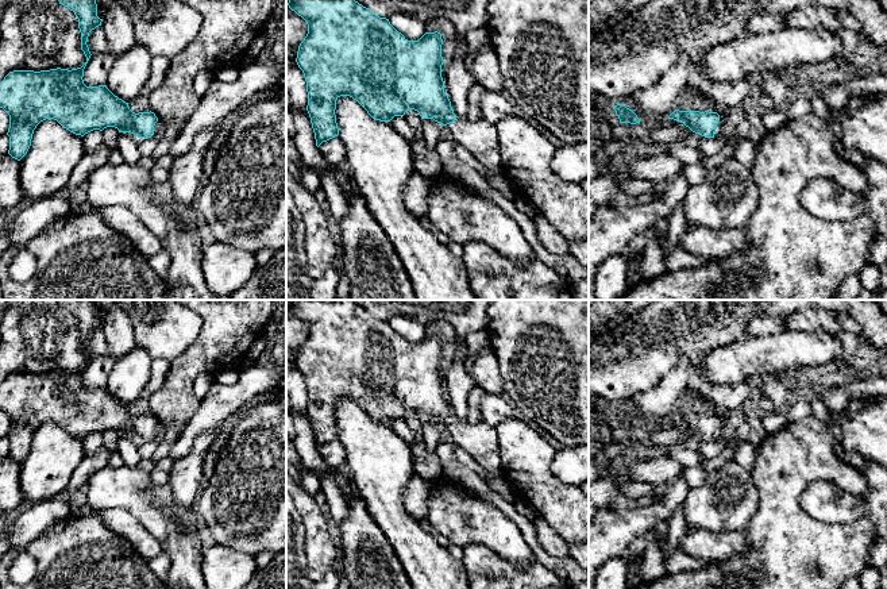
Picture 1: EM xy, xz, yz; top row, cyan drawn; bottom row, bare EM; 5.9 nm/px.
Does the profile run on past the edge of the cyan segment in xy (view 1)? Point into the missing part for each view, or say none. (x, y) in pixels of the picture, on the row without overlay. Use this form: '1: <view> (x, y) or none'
1: xy (159, 428)

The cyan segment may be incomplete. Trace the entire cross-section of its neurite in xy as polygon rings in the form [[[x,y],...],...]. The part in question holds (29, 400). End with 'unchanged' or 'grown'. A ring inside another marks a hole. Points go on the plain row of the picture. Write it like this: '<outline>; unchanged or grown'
[[[57,300],[78,322],[81,353],[86,365],[77,372],[14,373],[0,385],[0,411],[9,417],[8,457],[20,463],[31,449],[36,428],[54,421],[76,438],[107,430],[151,440],[165,434],[165,426],[154,415],[135,416],[128,405],[115,399],[107,388],[86,389],[84,372],[90,361],[89,335],[101,328],[96,300]]]; grown

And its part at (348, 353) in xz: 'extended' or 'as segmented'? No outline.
extended

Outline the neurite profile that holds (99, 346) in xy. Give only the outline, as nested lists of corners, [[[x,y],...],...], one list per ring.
[[[101,328],[95,331],[95,335],[90,339],[90,346],[92,346],[92,353],[95,355],[109,355],[111,354]]]

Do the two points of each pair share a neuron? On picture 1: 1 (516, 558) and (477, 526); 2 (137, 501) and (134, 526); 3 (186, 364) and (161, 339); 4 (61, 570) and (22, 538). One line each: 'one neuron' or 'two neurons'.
1: one neuron
2: two neurons
3: two neurons
4: two neurons

